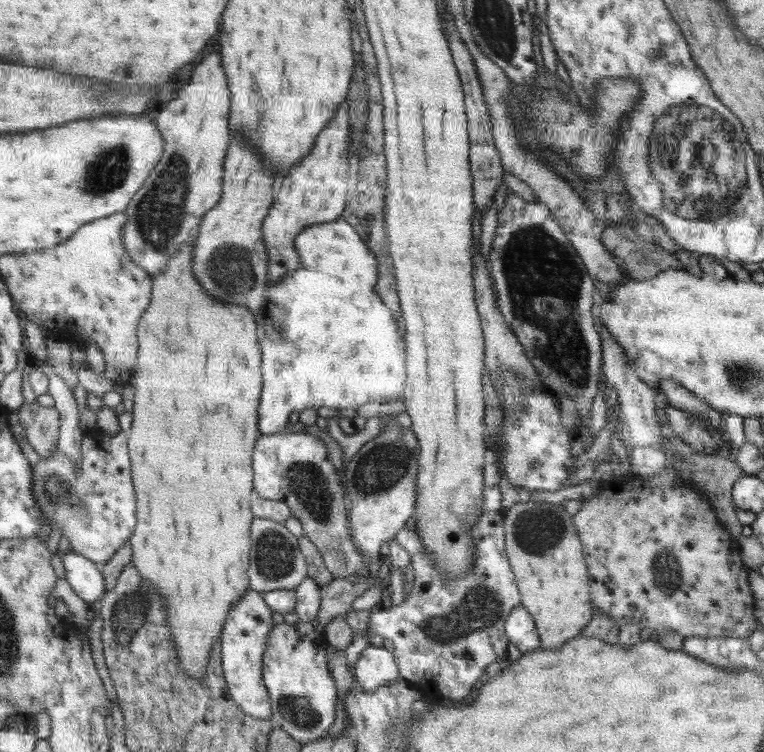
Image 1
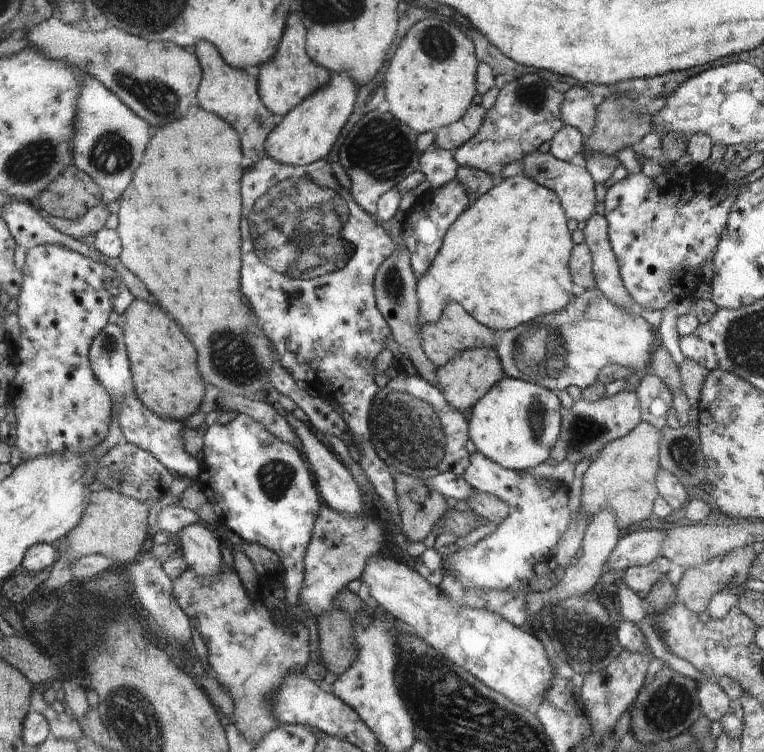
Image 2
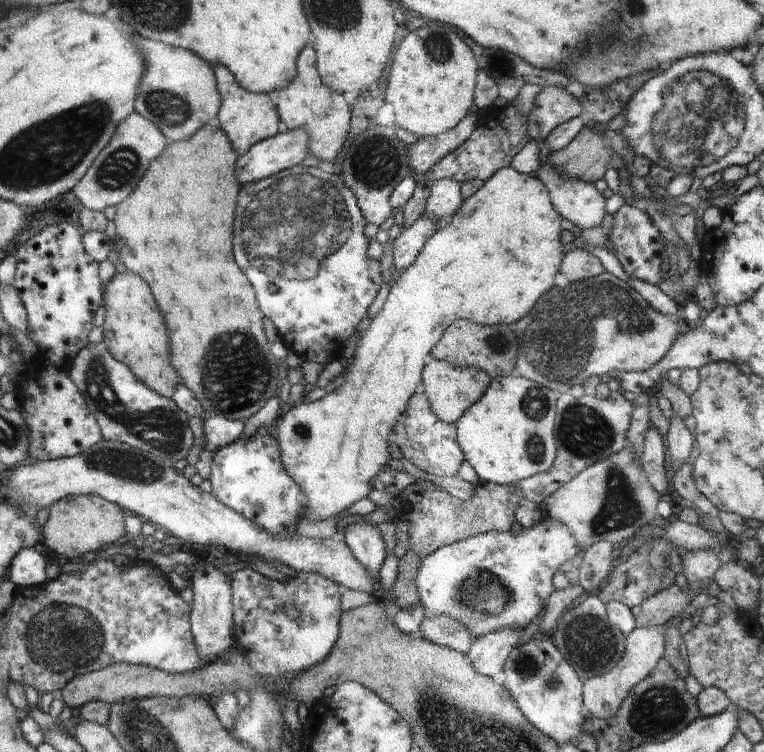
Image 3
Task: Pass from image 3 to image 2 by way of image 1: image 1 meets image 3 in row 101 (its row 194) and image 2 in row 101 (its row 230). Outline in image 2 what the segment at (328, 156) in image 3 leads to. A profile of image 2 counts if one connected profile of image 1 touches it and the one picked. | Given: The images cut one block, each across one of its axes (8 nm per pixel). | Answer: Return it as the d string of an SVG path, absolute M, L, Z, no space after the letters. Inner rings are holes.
M290 14L286 20L286 36L282 36L281 46L274 60L268 60L258 68L261 86L261 98L266 109L274 115L286 116L306 100L310 94L324 88L330 80L330 72L309 57L306 39L308 30L296 14Z

